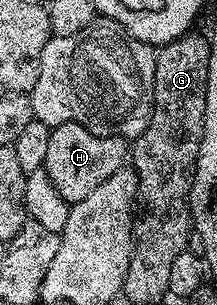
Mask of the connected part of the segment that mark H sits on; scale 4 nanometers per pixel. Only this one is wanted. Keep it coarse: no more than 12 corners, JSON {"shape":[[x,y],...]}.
{"shape":[[76,123],[51,128],[52,187],[83,201],[128,161],[120,137]]}

